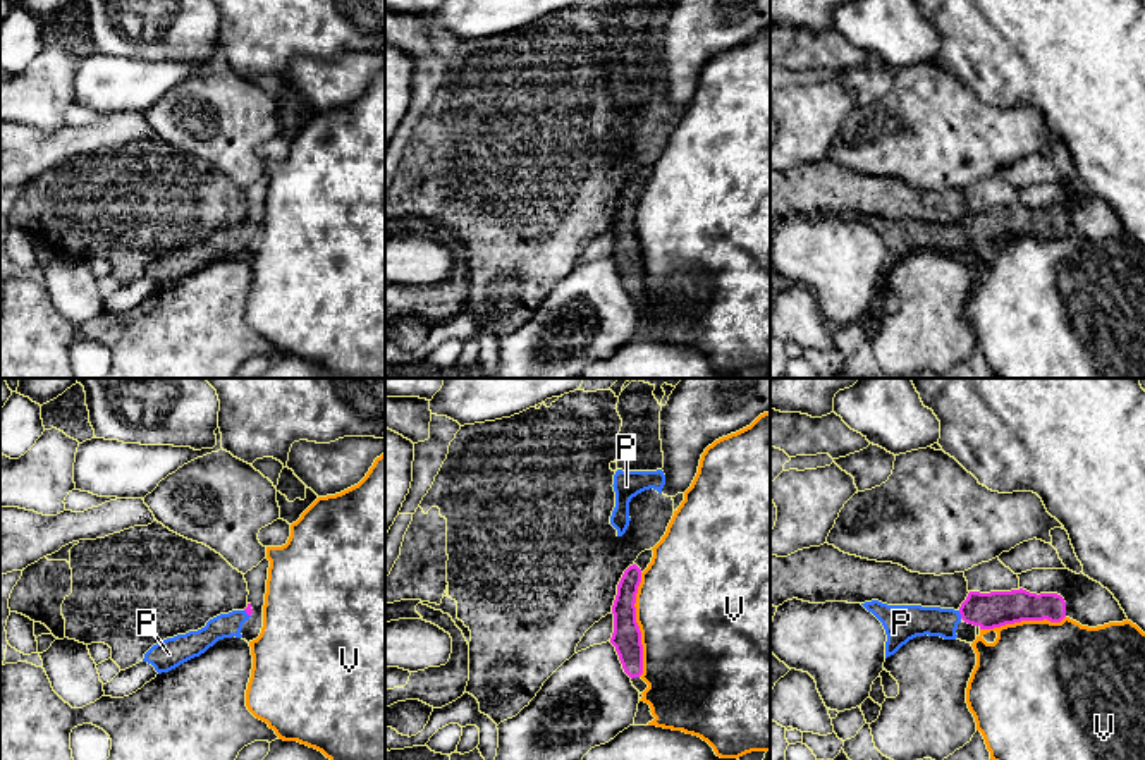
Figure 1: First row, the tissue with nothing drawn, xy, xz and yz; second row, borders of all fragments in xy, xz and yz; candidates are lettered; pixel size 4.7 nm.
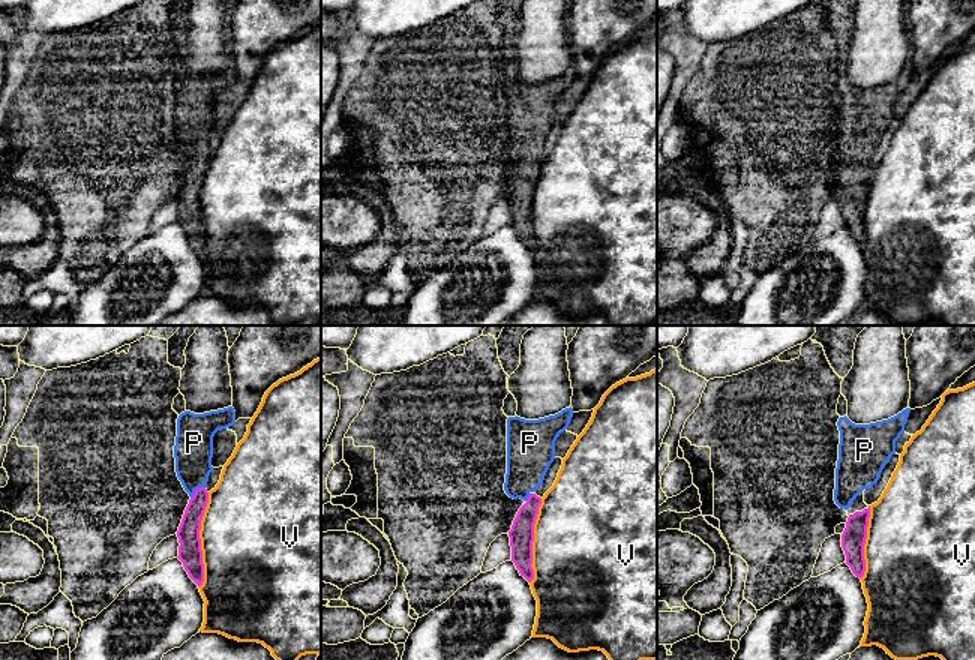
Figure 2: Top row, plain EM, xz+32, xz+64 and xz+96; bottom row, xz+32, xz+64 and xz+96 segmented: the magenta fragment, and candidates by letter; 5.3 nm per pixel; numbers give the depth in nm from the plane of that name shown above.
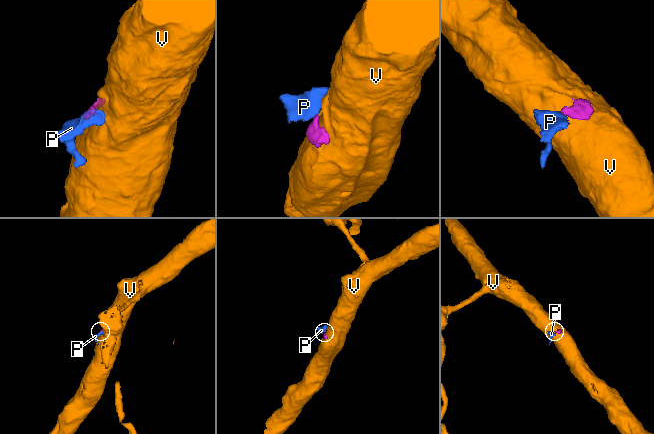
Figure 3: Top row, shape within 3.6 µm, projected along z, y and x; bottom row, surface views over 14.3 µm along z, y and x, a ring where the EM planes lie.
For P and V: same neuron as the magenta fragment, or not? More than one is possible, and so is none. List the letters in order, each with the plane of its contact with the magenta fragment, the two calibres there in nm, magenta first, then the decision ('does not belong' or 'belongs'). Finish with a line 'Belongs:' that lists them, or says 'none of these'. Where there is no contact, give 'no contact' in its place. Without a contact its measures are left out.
P: yz | 170/160 nm | belongs
V: xz | 140/480 nm | does not belong
Belongs: P

